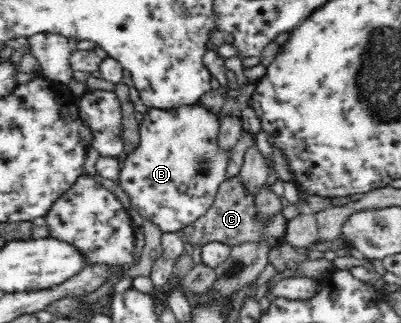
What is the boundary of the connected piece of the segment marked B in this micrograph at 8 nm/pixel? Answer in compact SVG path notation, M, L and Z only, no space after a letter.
M196 104L170 111L150 109L146 116L140 117L140 144L125 159L118 181L132 203L131 208L156 224L163 234L182 231L206 214L219 186L226 180L224 173L229 152L217 147L220 124L216 116Z

